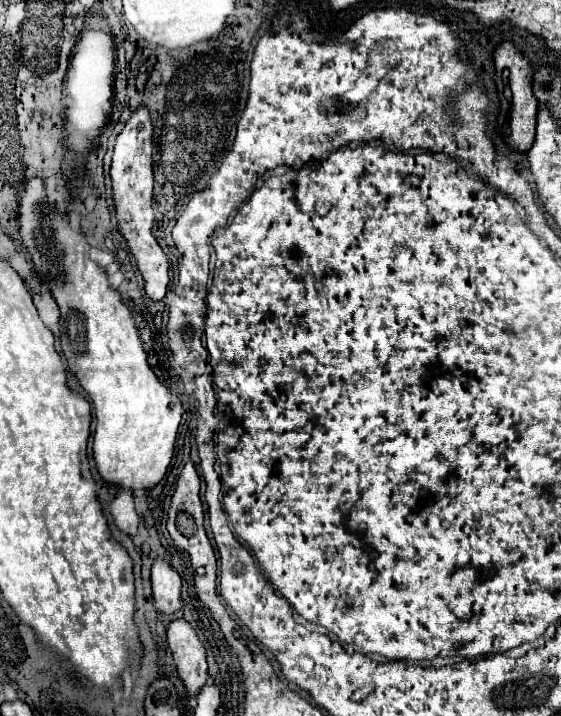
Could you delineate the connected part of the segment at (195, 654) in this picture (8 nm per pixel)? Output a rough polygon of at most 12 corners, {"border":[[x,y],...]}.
{"border":[[185,620],[169,624],[167,644],[187,696],[209,678],[203,644]]}

